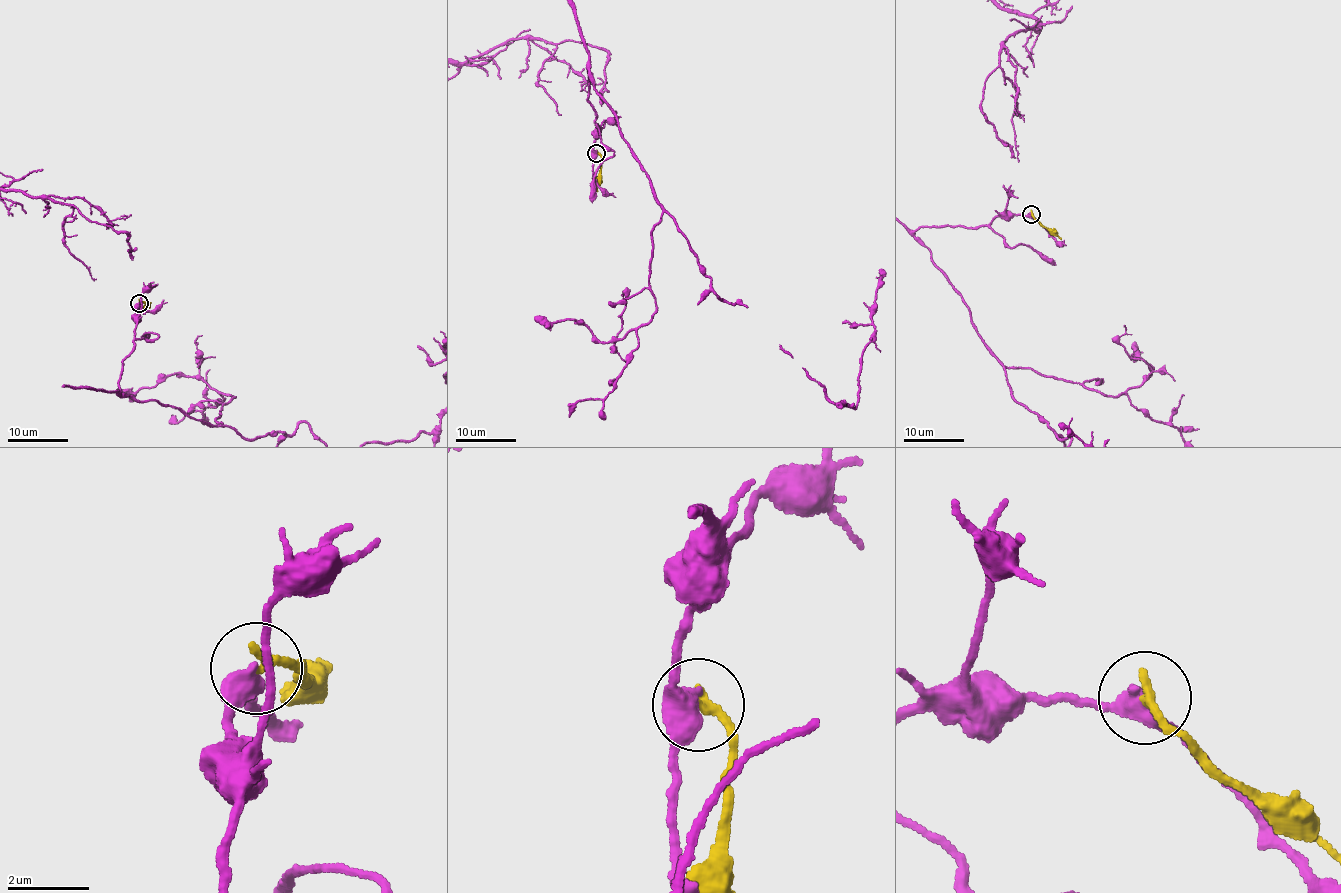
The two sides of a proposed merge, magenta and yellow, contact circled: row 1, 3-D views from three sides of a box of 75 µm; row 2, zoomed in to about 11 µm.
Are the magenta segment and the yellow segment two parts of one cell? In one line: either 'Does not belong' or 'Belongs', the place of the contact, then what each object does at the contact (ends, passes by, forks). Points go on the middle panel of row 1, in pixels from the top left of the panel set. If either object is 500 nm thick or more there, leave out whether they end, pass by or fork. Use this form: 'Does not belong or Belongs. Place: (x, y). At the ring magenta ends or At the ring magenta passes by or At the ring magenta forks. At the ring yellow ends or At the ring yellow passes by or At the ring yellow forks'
Does not belong. Place: (596, 153). At the ring magenta passes by. At the ring yellow ends

